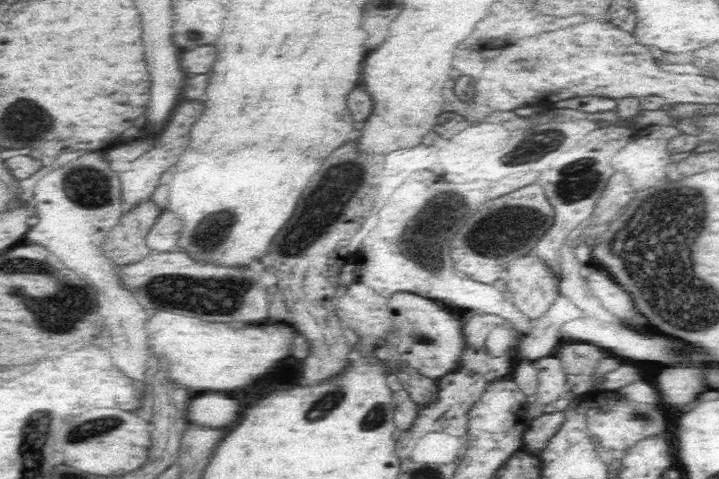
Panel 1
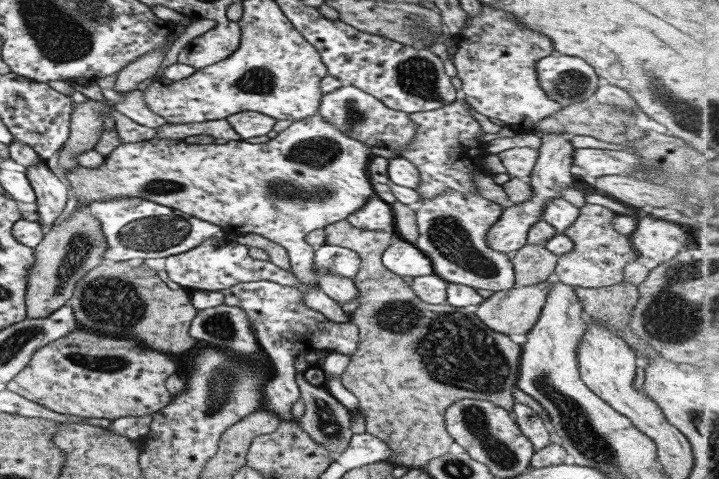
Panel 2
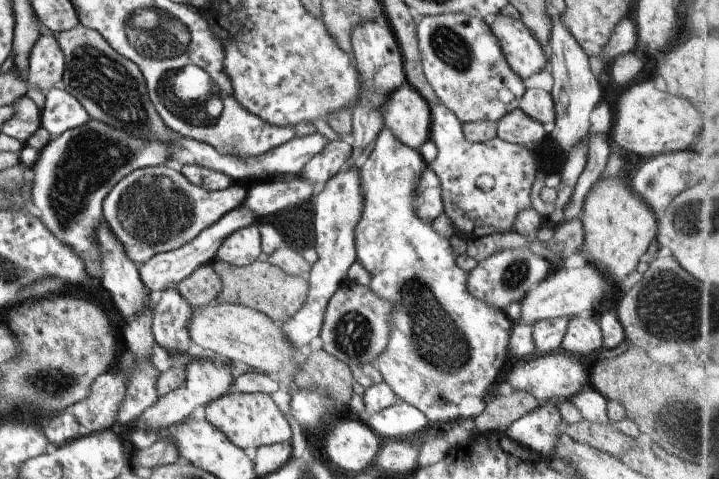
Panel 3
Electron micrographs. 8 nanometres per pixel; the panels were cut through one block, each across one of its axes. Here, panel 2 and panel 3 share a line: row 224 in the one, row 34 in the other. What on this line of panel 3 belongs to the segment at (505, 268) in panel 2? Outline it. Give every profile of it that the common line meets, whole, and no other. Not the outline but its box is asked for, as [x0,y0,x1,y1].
[417,13,526,123]

